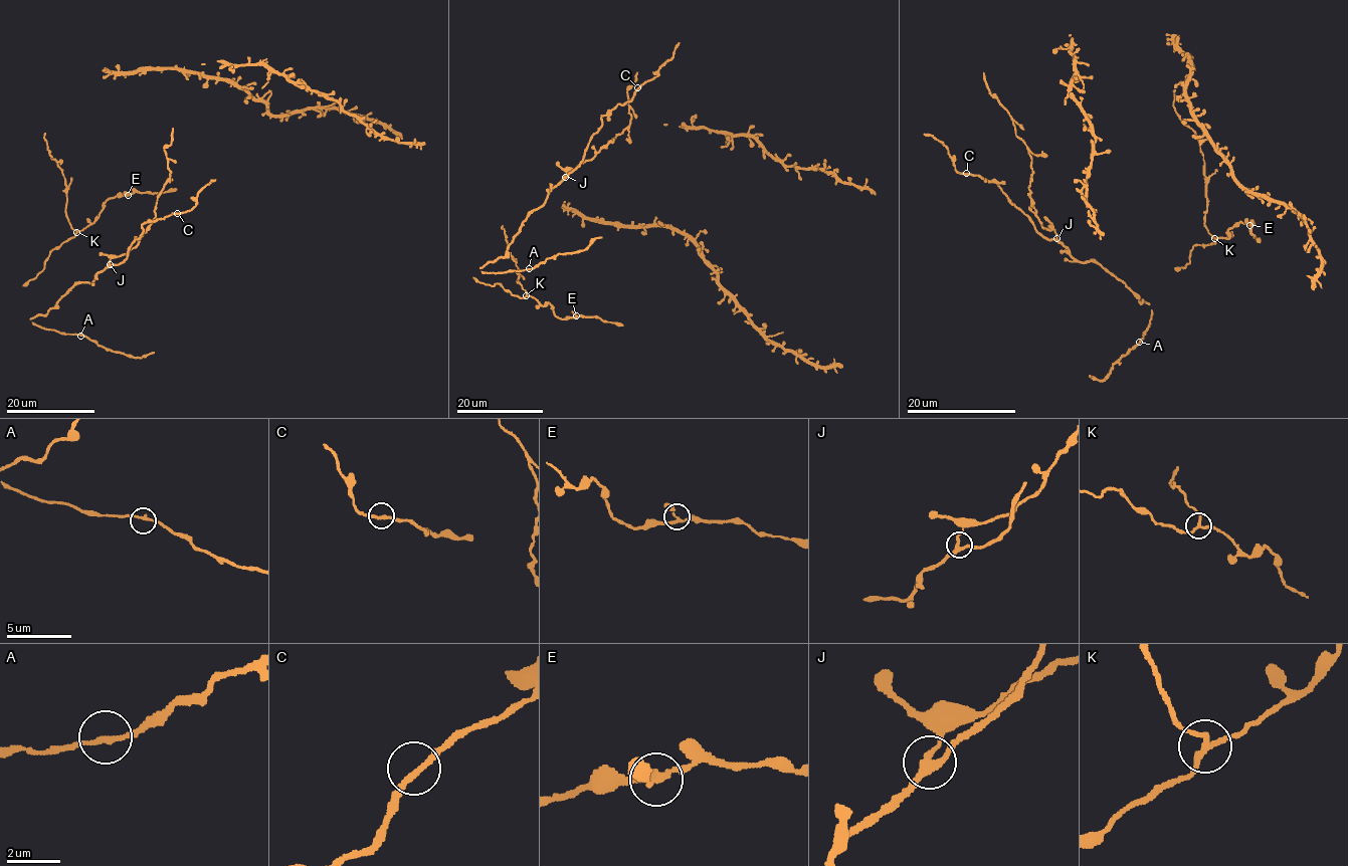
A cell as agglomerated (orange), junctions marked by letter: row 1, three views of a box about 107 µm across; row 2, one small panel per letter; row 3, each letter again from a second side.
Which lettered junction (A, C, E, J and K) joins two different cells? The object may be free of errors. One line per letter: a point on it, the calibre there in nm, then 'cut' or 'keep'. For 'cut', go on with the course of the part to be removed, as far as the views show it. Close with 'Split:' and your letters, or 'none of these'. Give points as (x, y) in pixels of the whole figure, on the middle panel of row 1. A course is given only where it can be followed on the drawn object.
A: (529, 268) | 200 nm | keep
C: (637, 87) | 220 nm | keep
E: (576, 315) | 190 nm | keep
J: (565, 177) | 240 nm | keep
K: (526, 295) | 190 nm | cut | (526, 295), (517, 281), (519, 270), (507, 249), (503, 227)
Split: K

